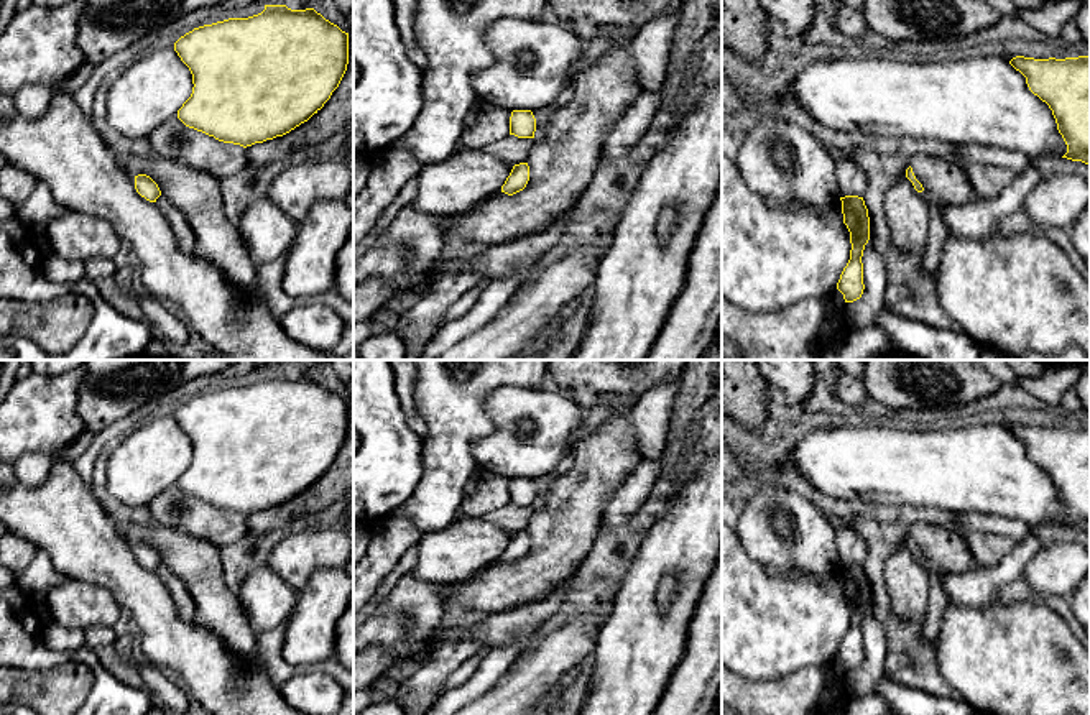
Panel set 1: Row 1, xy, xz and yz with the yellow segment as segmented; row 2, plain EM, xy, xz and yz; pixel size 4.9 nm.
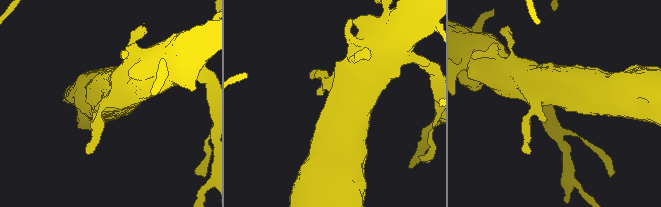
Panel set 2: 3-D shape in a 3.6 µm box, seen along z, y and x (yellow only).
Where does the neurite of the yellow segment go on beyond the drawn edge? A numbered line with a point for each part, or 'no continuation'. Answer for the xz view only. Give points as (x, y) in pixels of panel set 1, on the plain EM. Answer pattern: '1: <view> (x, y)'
no continuation

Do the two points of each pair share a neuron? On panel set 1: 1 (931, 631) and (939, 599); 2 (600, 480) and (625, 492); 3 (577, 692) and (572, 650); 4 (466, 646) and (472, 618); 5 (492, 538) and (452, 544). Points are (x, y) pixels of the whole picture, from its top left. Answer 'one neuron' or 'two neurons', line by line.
1: one neuron
2: two neurons
3: two neurons
4: one neuron
5: one neuron

